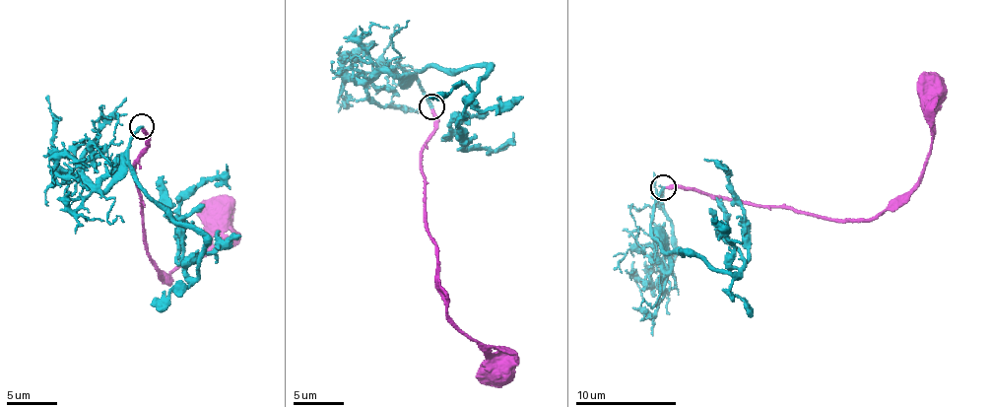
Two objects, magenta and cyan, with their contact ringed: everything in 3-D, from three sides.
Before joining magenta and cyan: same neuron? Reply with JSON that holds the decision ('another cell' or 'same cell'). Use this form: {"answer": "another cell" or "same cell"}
{"answer": "same cell"}

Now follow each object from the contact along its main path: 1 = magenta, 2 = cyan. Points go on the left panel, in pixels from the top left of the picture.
1: (142, 126), (147, 148), (135, 165), (142, 238), (158, 278), (201, 254), (206, 224), (214, 212)
2: (142, 125), (129, 142), (129, 162), (153, 200), (204, 238), (196, 277), (176, 262), (179, 209), (226, 165)

